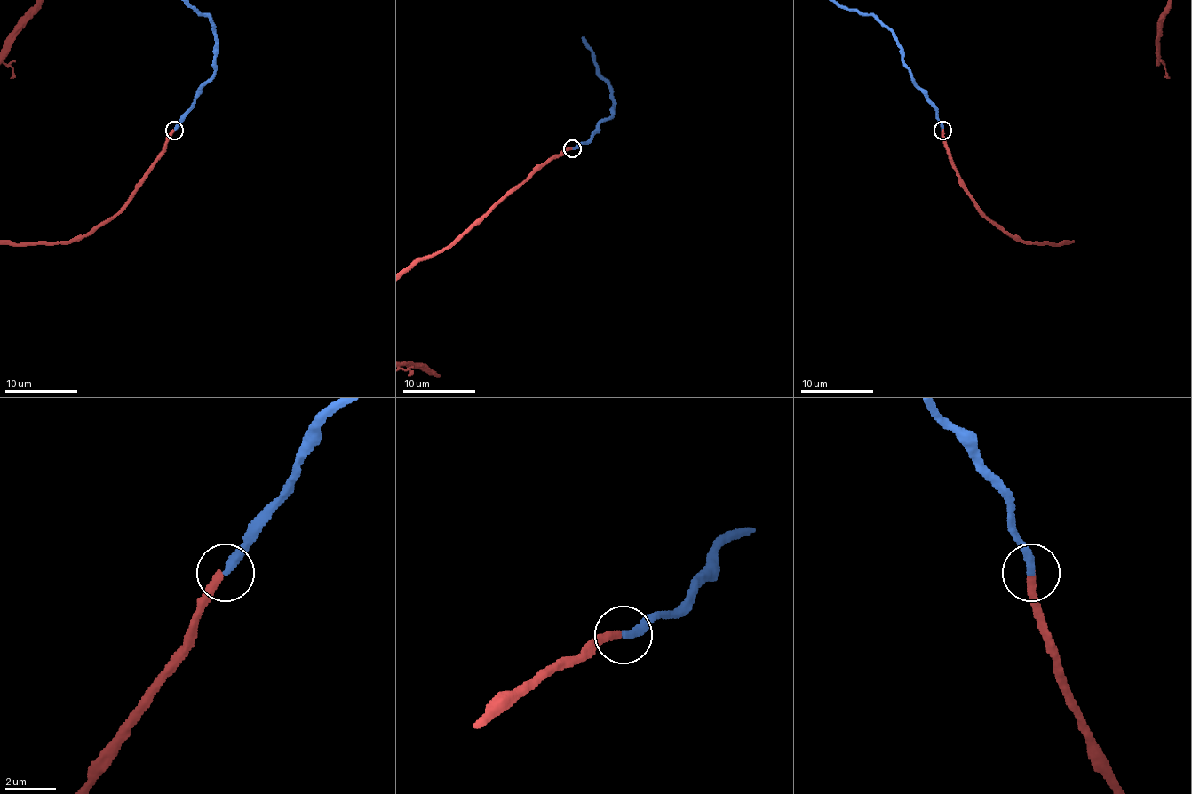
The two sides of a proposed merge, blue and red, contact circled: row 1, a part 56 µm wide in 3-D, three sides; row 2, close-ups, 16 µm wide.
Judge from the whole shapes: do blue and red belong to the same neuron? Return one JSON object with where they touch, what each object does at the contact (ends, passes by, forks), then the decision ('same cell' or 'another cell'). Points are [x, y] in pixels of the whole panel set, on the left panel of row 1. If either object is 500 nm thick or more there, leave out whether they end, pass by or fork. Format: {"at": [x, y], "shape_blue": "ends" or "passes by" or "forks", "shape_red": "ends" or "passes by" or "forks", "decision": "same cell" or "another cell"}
{"at": [174, 130], "shape_blue": "ends", "shape_red": "ends", "decision": "same cell"}

